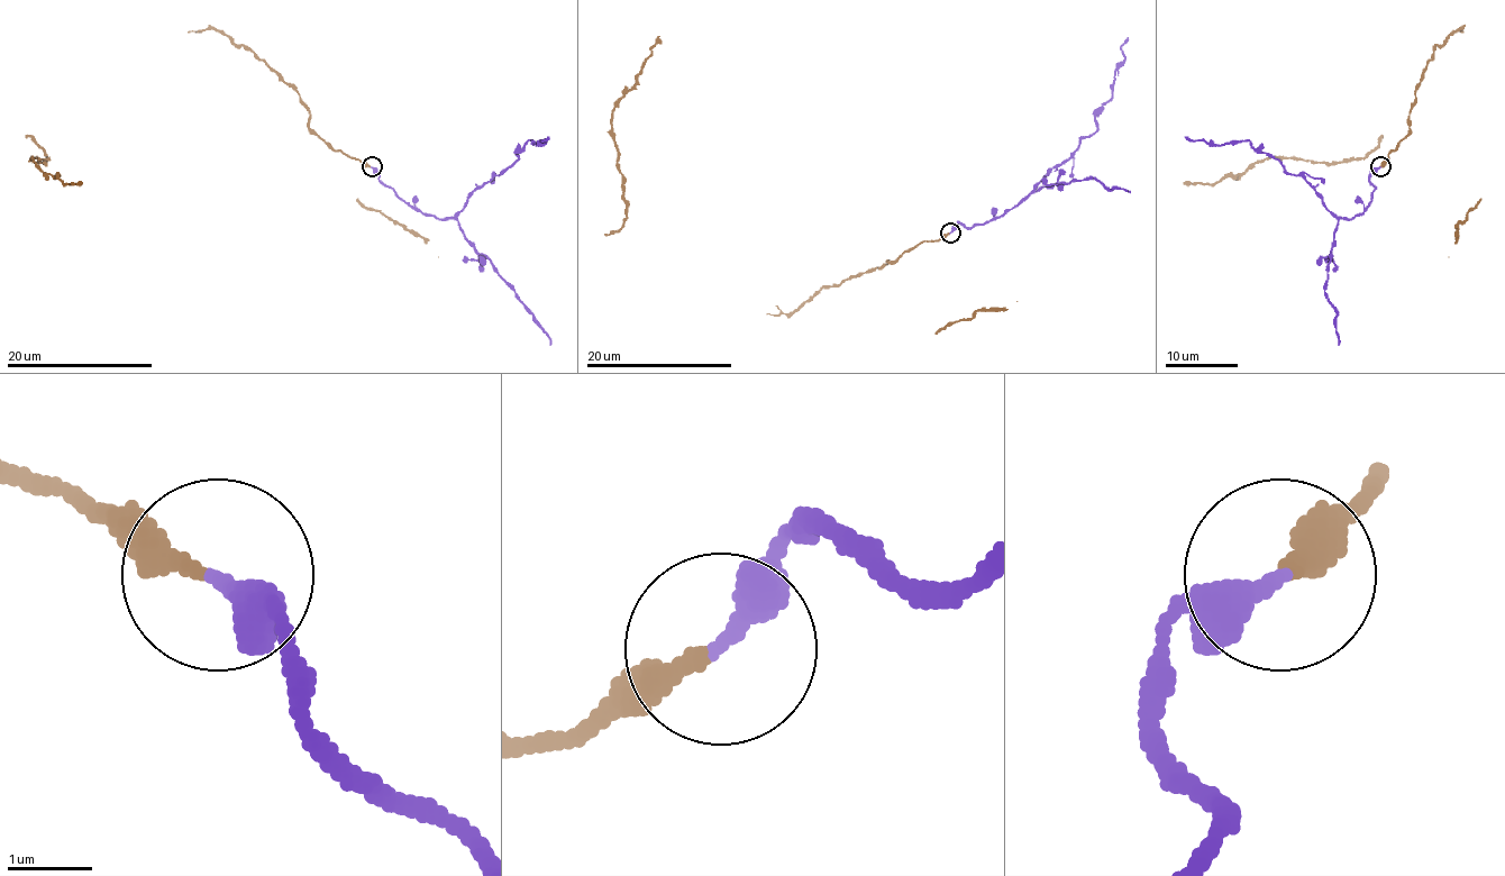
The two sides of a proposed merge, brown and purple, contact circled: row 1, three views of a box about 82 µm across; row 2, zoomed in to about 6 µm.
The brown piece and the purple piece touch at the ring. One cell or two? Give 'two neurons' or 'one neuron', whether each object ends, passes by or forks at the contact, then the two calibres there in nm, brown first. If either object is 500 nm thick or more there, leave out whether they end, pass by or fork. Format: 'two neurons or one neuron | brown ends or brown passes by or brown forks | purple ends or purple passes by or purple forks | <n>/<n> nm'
one neuron | brown ends | purple ends | 280/320 nm

